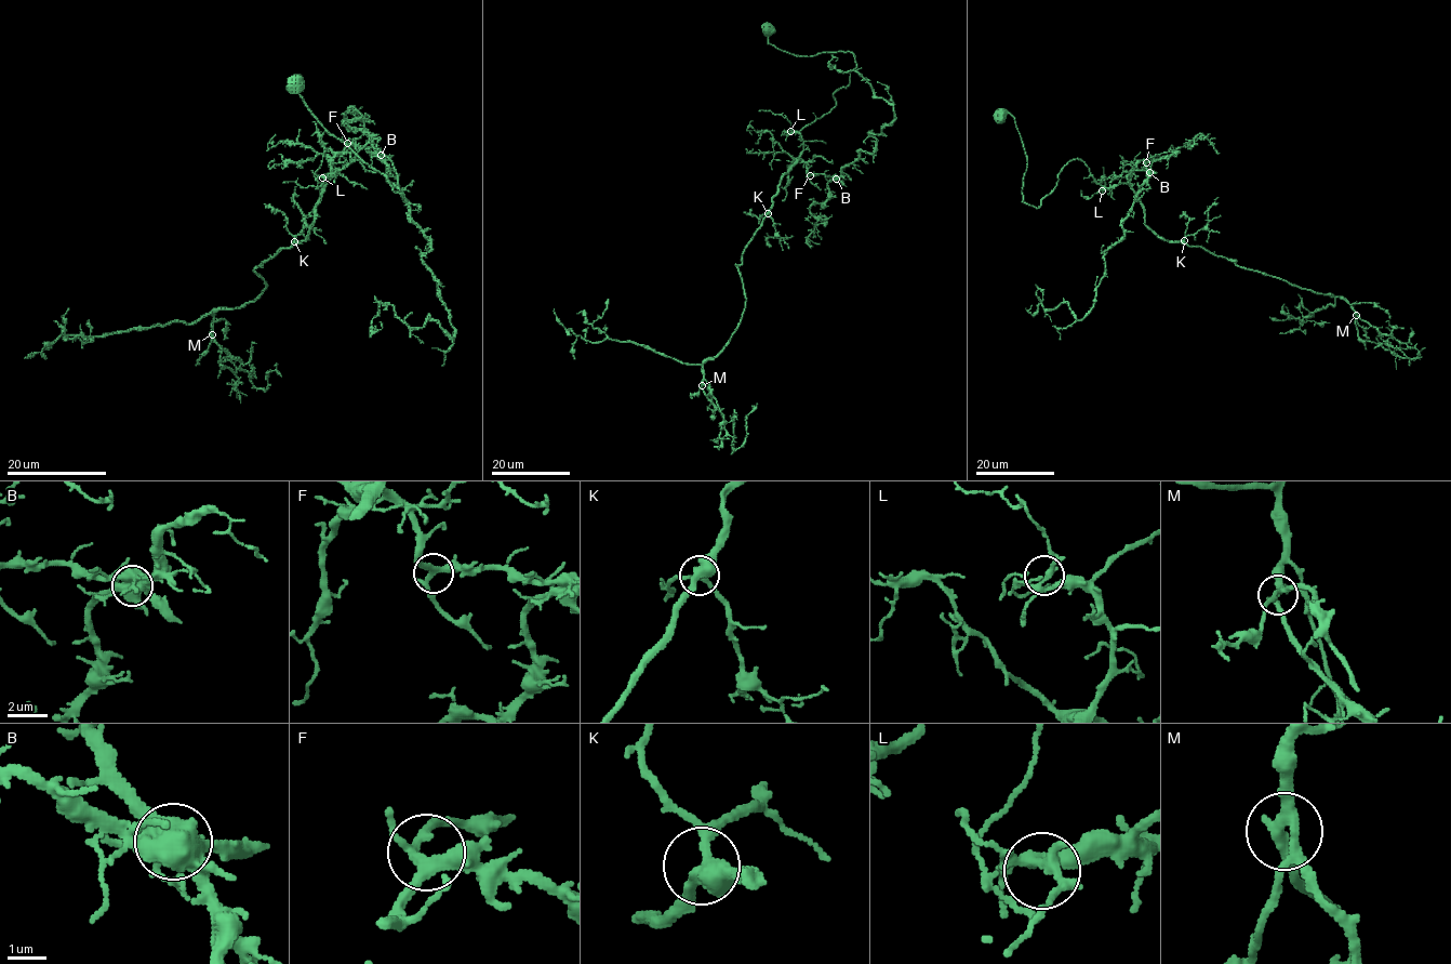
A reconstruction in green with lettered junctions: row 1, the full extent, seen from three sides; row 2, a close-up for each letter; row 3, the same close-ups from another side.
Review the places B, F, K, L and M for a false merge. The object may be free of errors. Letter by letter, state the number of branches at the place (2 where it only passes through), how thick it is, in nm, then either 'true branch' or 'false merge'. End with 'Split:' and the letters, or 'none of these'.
B: branches 7; calibre 650 nm; false merge
F: branches 4; calibre 280 nm; true branch
K: branches 4; calibre 440 nm; true branch
L: branches 5; calibre 260 nm; true branch
M: branches 4; calibre 280 nm; true branch
Split: B

